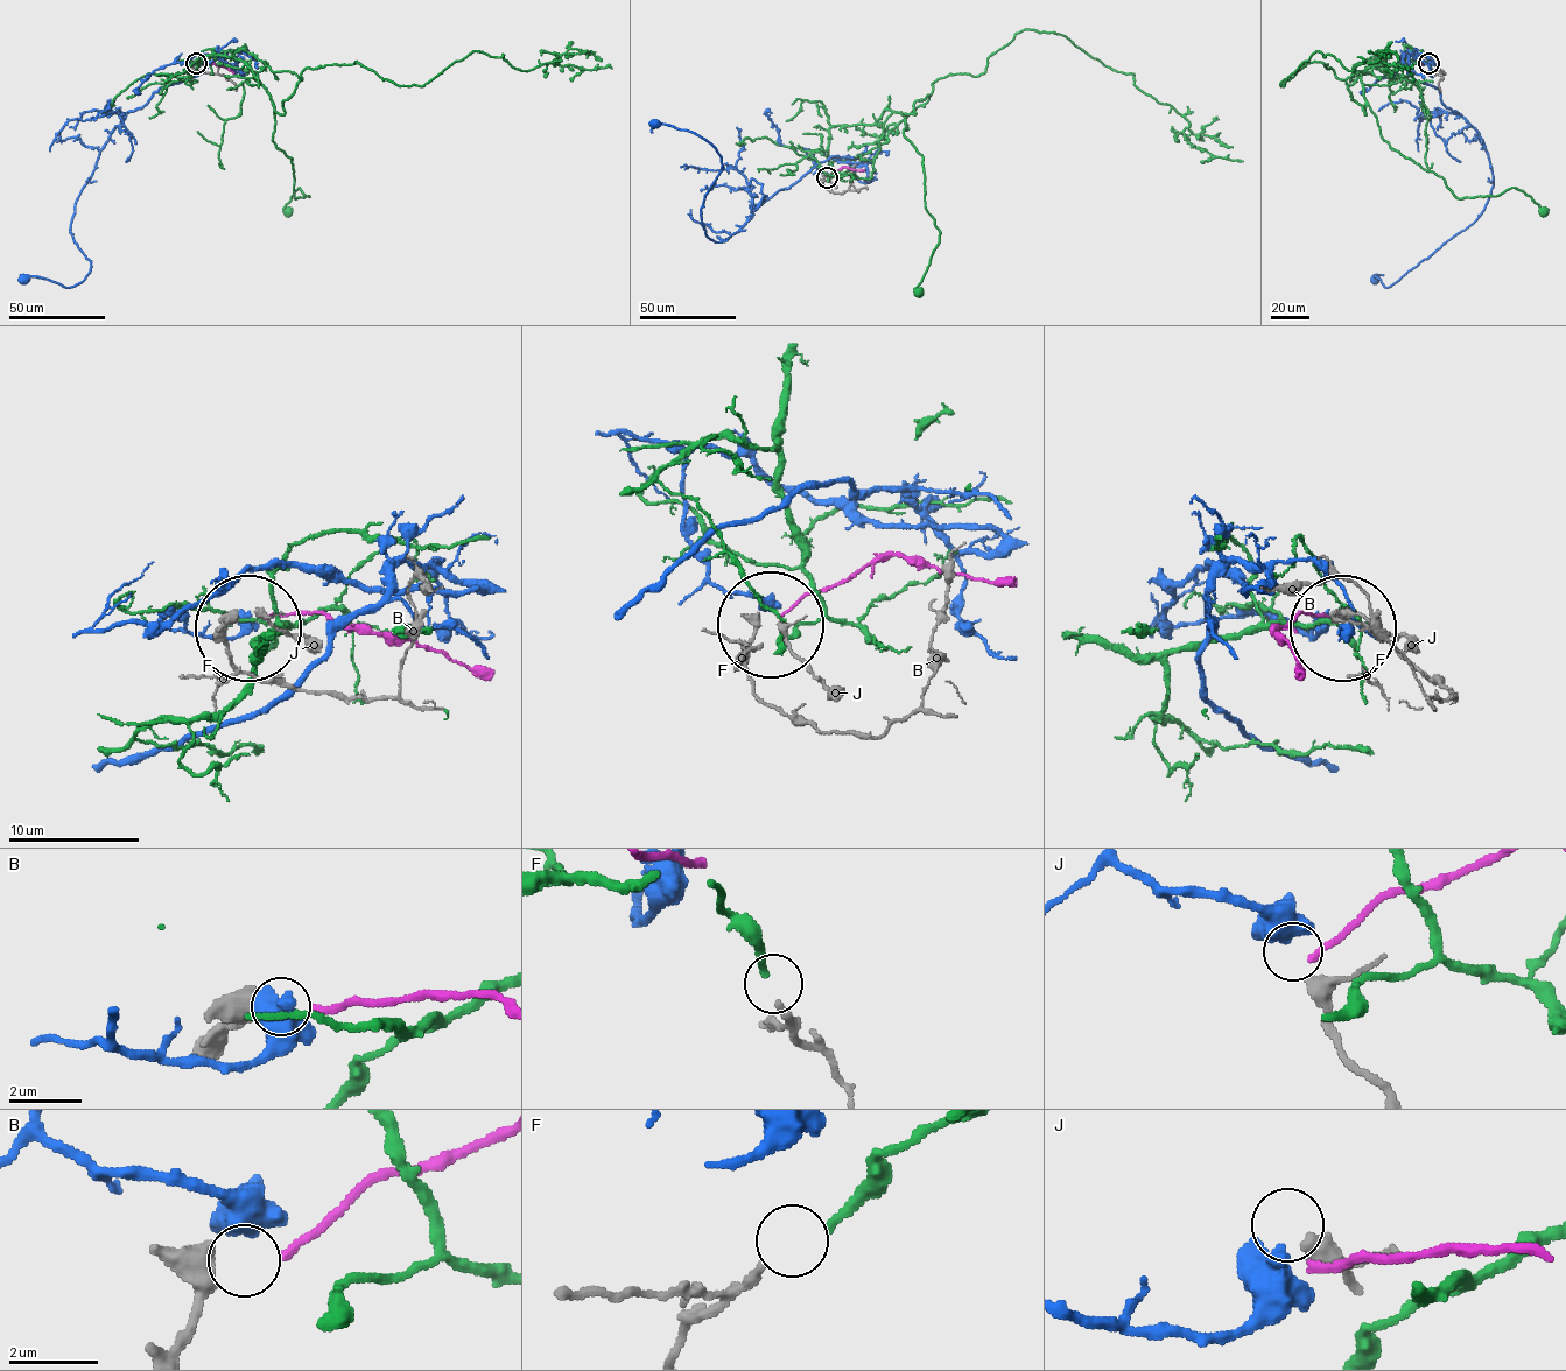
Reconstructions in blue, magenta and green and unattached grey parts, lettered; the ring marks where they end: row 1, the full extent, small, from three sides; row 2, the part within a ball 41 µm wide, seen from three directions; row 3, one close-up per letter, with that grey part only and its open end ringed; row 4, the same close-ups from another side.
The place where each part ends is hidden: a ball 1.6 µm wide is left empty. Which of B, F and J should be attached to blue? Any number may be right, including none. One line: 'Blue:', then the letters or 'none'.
Blue: J

